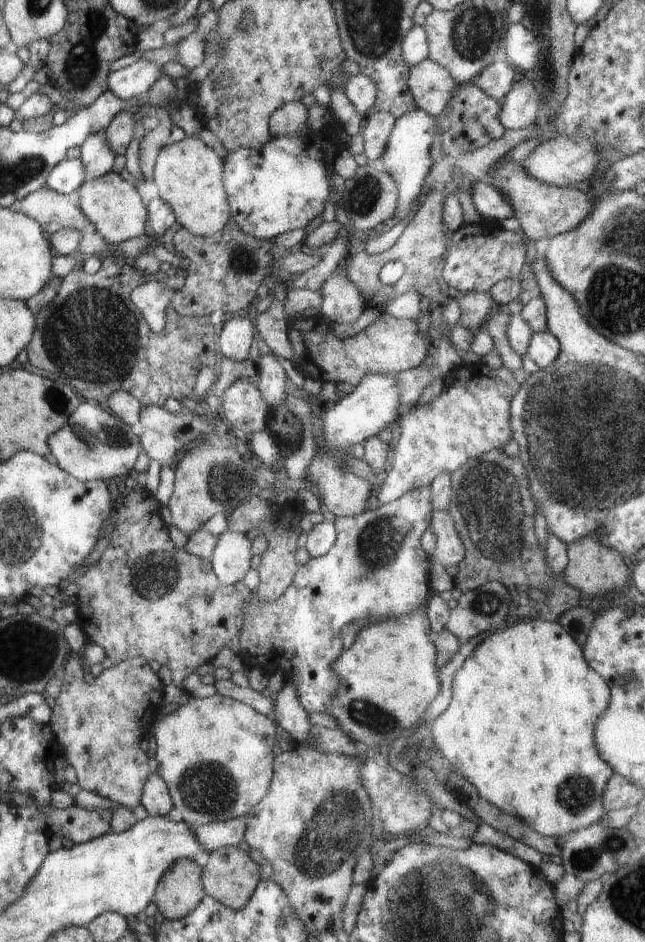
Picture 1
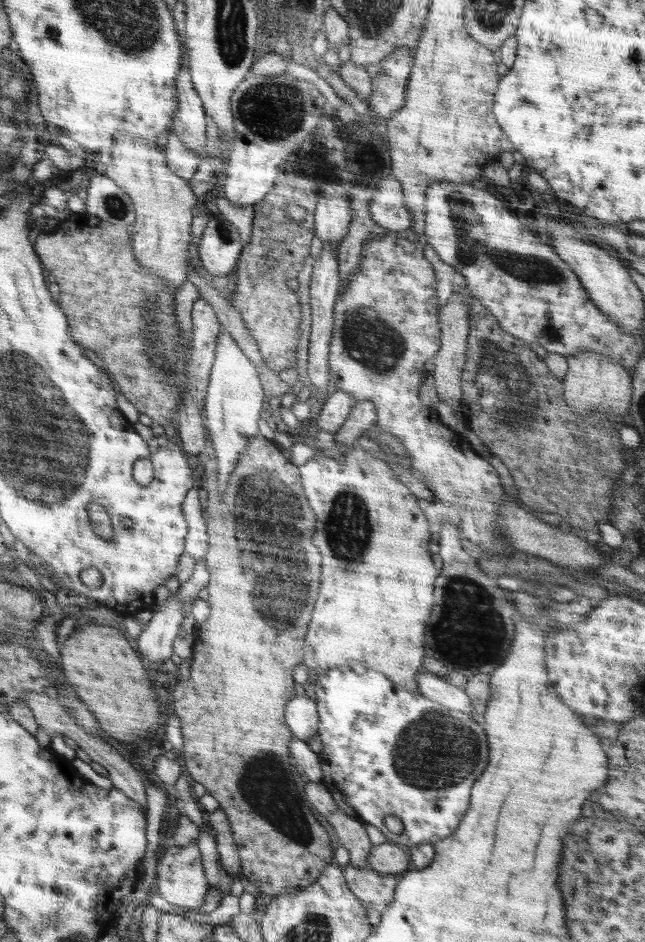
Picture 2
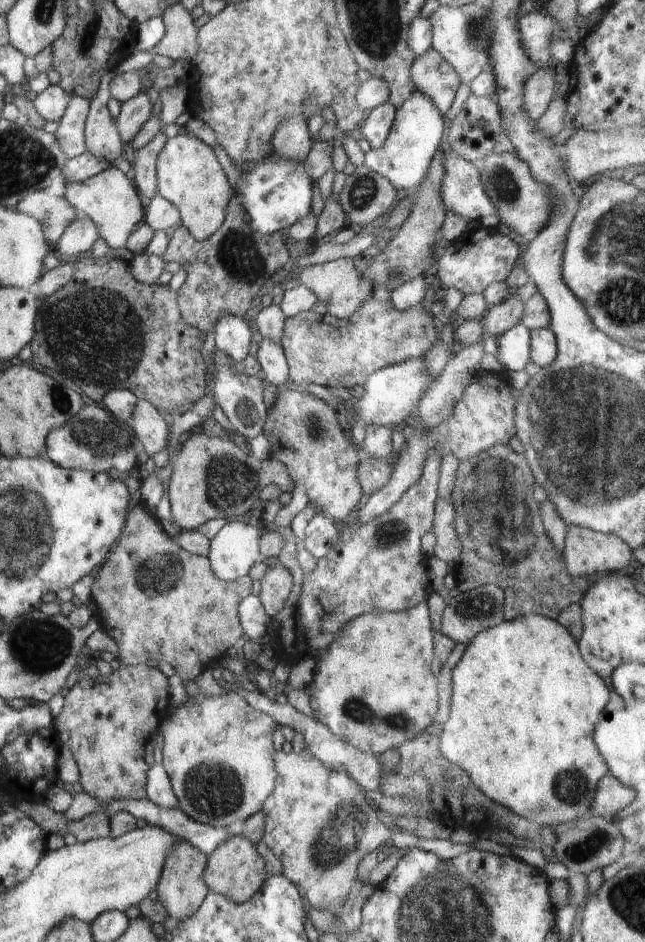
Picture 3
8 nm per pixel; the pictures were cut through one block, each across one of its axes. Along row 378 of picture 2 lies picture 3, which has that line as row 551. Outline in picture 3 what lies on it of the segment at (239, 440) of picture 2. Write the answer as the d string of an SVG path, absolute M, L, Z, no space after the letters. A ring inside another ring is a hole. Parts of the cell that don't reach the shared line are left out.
M240 520L226 523L218 533L210 539L208 558L213 573L223 581L235 581L249 574L252 565L262 558L259 551L259 540L262 531Z

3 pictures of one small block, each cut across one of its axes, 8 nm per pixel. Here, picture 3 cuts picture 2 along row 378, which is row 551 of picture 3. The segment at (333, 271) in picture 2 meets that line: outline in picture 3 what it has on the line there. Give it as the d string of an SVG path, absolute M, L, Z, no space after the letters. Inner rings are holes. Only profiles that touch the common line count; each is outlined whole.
M315 514L305 526L305 549L317 559L330 554L339 542L338 524L324 514Z

